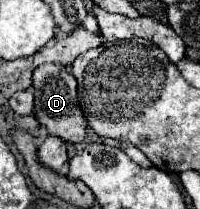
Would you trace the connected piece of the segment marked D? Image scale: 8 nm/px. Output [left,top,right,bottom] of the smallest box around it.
[32,63,86,143]

